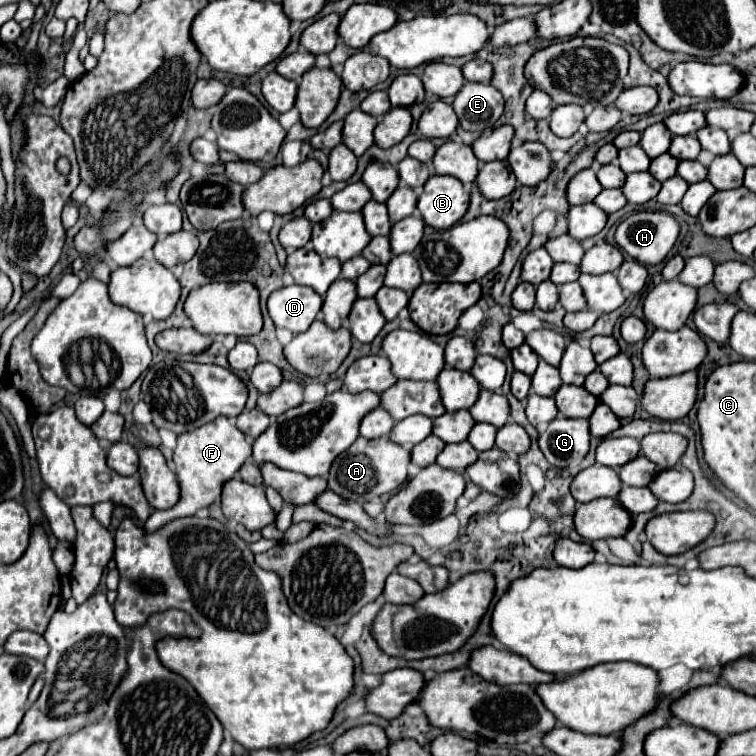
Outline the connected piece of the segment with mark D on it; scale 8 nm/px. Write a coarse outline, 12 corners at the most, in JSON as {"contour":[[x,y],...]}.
{"contour":[[291,285],[267,301],[275,327],[303,333],[323,297]]}

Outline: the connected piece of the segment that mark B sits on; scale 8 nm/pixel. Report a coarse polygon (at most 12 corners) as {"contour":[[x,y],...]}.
{"contour":[[433,175],[417,209],[433,229],[459,223],[469,207],[459,179]]}

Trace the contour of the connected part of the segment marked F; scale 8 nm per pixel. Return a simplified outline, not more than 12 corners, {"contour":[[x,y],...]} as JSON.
{"contour":[[227,417],[179,435],[173,461],[181,499],[143,531],[195,515],[249,457]]}

